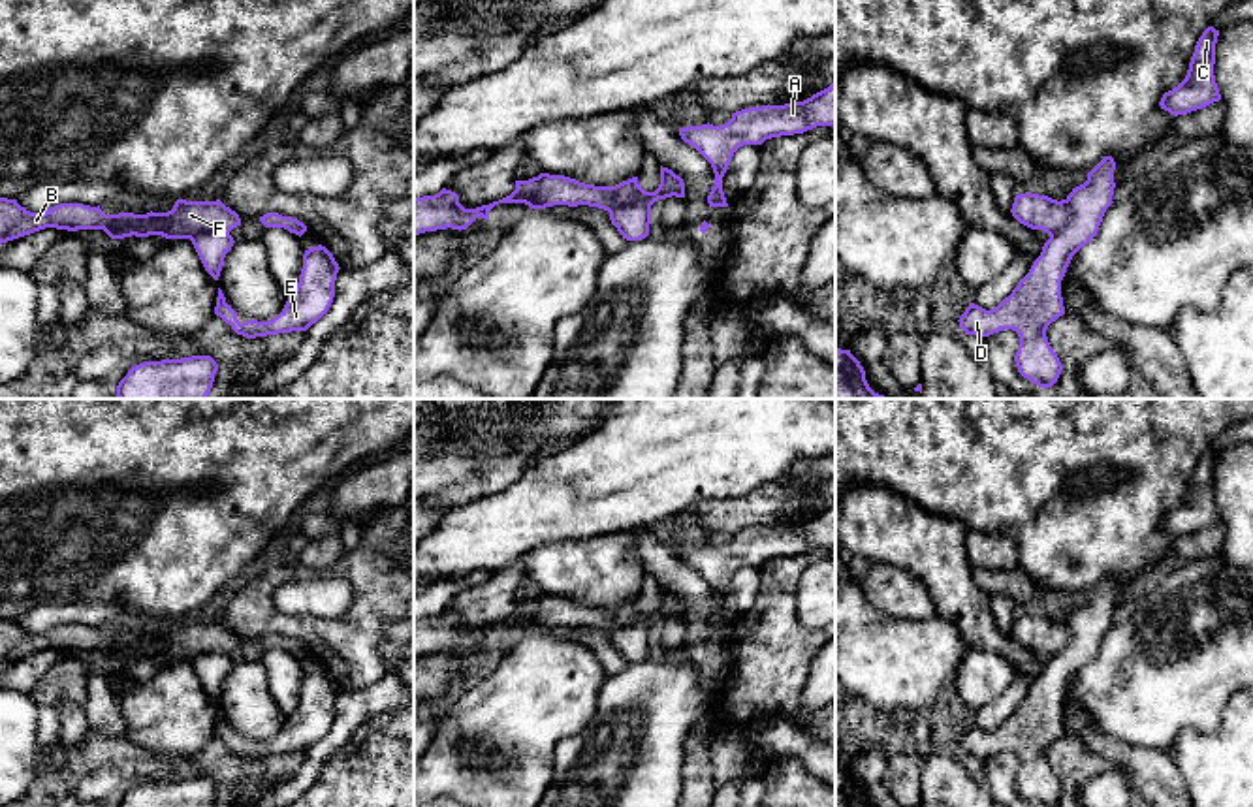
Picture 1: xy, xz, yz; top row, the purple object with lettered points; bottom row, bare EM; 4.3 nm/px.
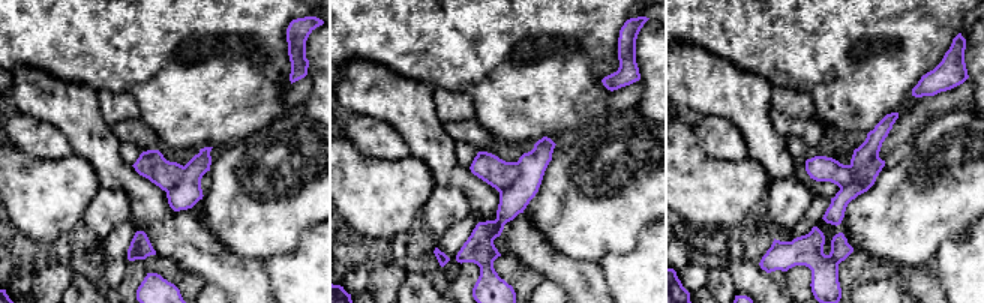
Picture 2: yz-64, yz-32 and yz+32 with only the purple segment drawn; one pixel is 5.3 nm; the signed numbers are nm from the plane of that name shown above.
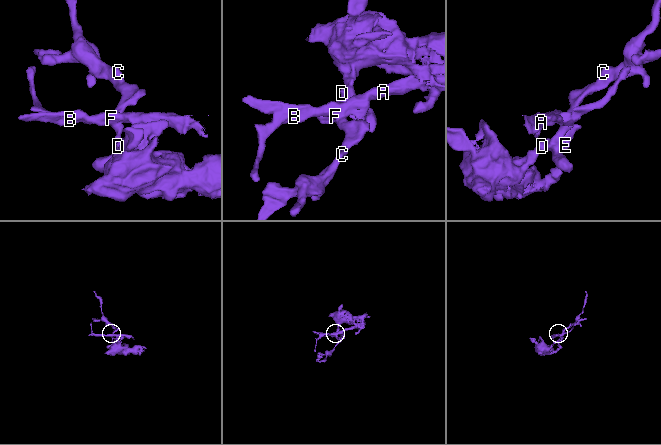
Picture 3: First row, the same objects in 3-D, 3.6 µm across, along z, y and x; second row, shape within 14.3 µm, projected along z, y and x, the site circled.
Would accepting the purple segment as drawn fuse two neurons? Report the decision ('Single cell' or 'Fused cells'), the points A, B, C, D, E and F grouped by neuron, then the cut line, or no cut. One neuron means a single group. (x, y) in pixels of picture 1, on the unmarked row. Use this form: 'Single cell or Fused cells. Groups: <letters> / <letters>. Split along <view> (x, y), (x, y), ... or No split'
Fused cells. Groups: A B F / C D E. Split along yz (1065, 621), (1071, 640), (1050, 657)

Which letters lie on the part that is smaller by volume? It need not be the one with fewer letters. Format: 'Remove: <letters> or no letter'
Remove: A, B, F

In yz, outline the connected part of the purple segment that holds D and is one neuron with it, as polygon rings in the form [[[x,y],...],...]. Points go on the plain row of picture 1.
[[[1104,578],[1087,594],[1087,602],[1072,609],[1065,621],[1072,634],[1069,645],[1050,657],[1040,677],[1008,719],[991,732],[969,724],[958,741],[965,756],[990,758],[1003,751],[1016,752],[1018,794],[1037,807],[1054,807],[1063,792],[1046,751],[1065,736],[1061,702],[1072,677],[1097,657],[1106,630],[1114,625],[1114,591],[1114,579]]]

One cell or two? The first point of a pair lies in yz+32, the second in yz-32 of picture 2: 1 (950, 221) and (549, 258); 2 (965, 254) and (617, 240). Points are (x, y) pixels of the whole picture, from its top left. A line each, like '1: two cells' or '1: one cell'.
1: two cells
2: two cells

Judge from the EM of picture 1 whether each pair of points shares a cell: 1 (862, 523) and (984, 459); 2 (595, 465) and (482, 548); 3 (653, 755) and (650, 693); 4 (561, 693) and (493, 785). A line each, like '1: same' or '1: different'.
1: different
2: same
3: same
4: same

